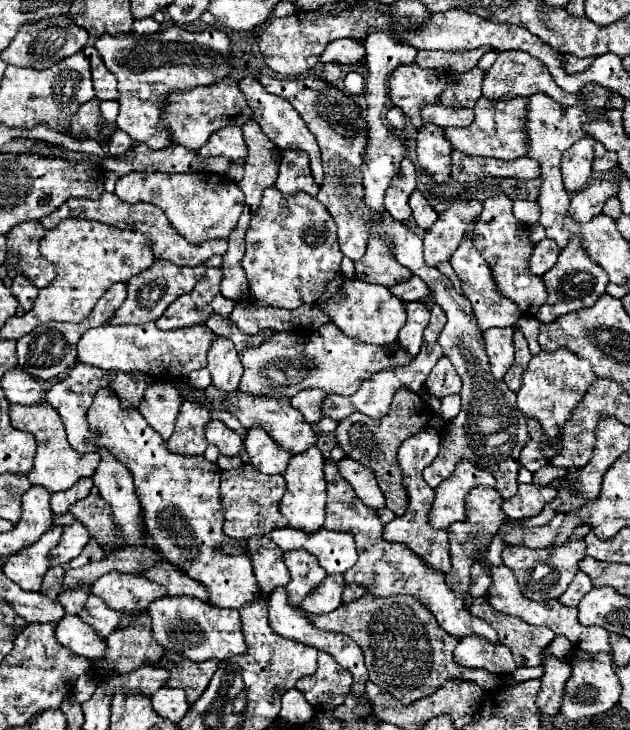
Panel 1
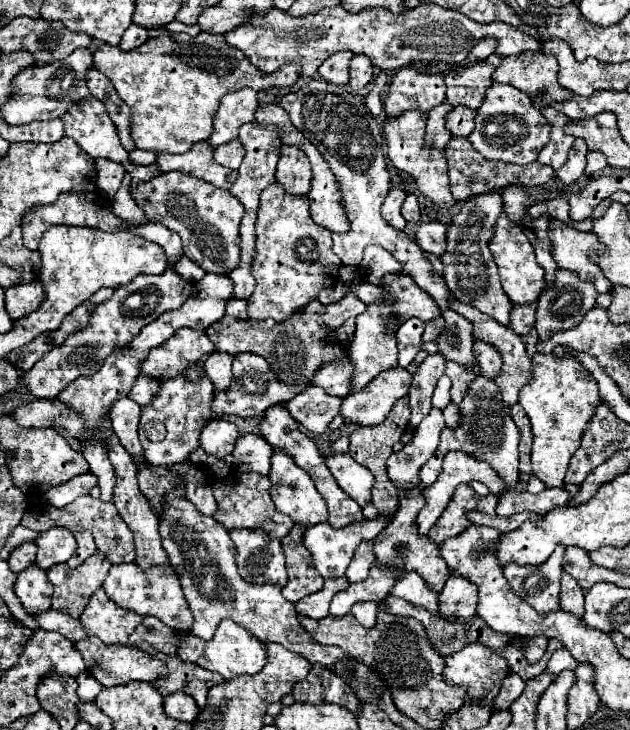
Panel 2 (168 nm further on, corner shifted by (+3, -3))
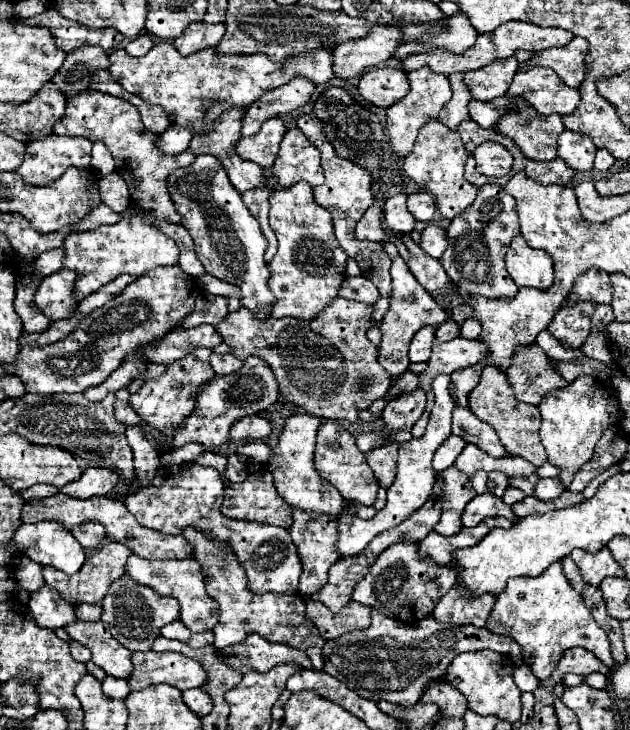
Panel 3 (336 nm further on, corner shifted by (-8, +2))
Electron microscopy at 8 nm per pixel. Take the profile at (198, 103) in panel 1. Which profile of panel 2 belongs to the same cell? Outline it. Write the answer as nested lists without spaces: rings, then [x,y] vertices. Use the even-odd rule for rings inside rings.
[[[241,88],[225,94],[219,102],[217,114],[213,116],[213,134],[207,138],[209,146],[219,146],[235,140],[243,124],[255,122],[257,106],[257,94],[251,88]]]

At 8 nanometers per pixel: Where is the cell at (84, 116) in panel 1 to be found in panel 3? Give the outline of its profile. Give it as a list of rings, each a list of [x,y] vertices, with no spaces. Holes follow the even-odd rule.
[[[86,89],[66,101],[66,111],[54,125],[54,135],[82,135],[90,139],[92,143],[100,141],[106,145],[106,149],[112,153],[116,161],[116,171],[122,175],[130,189],[130,199],[148,215],[168,221],[168,223],[182,223],[182,217],[176,213],[166,181],[168,175],[178,169],[190,165],[196,155],[186,149],[178,155],[166,155],[156,147],[156,133],[148,133],[144,123],[140,121],[140,113],[134,105],[130,105],[124,99],[116,99],[112,95],[94,93],[92,89]]]

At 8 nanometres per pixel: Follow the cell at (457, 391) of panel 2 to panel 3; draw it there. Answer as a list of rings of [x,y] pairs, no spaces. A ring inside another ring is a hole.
[[[486,367],[482,371],[480,383],[470,393],[468,407],[472,409],[472,413],[476,417],[480,417],[480,421],[492,425],[492,429],[498,433],[502,445],[508,449],[510,455],[524,457],[526,461],[530,461],[536,467],[540,467],[540,465],[546,463],[546,451],[544,451],[544,445],[542,445],[540,435],[538,435],[538,429],[540,429],[540,411],[534,405],[516,401],[514,393],[512,393],[512,387],[508,385],[506,375],[500,373],[496,367]]]

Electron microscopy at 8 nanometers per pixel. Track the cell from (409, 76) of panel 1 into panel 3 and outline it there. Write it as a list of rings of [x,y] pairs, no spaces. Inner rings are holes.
[[[422,67],[418,71],[408,73],[410,81],[410,93],[398,101],[396,105],[386,109],[386,131],[388,131],[388,143],[392,149],[392,155],[396,157],[406,157],[412,151],[412,145],[416,143],[420,127],[424,127],[428,121],[438,119],[440,109],[450,101],[452,91],[446,75],[438,75],[428,67]]]

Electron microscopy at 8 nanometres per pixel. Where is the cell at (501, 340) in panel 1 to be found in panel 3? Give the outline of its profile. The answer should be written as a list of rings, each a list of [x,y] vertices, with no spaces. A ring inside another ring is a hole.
[[[464,337],[452,339],[448,343],[434,343],[432,347],[432,357],[428,361],[428,367],[420,373],[420,389],[424,389],[426,393],[432,389],[432,382],[436,375],[440,373],[454,373],[458,367],[456,365],[474,365],[480,359],[486,357],[486,345],[480,343],[478,339],[468,341]]]

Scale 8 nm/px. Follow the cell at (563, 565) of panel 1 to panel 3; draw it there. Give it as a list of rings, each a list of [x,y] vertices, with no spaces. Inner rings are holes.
[[[562,561],[552,563],[540,577],[510,579],[506,591],[496,597],[496,605],[486,621],[486,627],[492,633],[514,639],[522,647],[522,657],[538,681],[548,679],[556,669],[560,655],[572,647],[584,647],[604,665],[614,665],[614,659],[610,657],[610,641],[596,625],[582,597],[570,587],[562,571]]]

